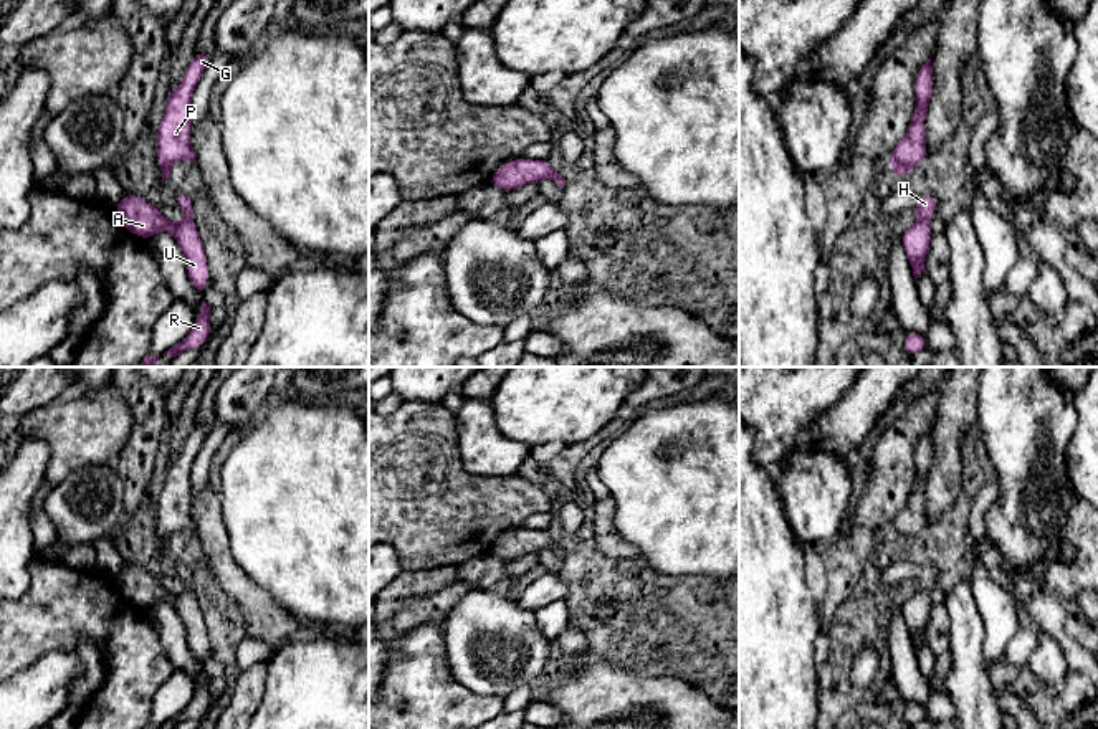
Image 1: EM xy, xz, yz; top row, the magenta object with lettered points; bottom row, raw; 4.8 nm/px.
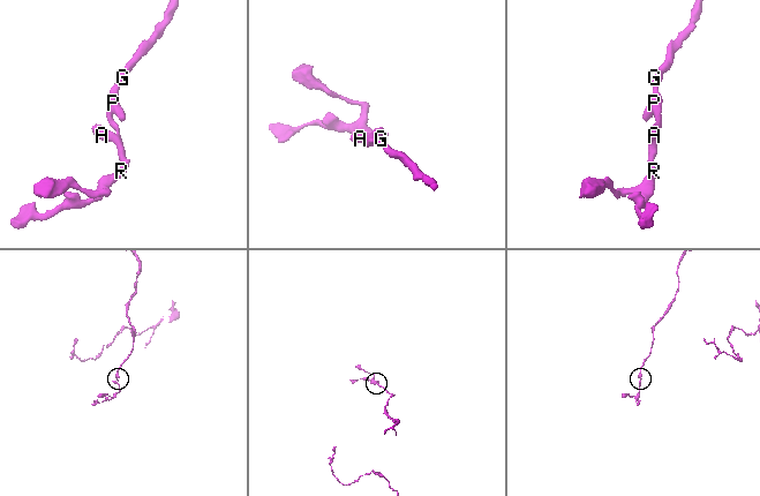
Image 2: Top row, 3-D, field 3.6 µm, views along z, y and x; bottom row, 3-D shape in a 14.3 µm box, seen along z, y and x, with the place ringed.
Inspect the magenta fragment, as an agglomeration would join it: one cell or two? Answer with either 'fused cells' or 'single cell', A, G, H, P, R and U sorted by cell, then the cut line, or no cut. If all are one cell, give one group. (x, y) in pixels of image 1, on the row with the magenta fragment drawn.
single cell; groups A G H P R U; cut none

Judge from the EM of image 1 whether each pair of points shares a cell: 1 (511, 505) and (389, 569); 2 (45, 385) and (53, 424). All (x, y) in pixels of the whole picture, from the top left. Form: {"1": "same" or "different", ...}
{"1": "different", "2": "different"}

